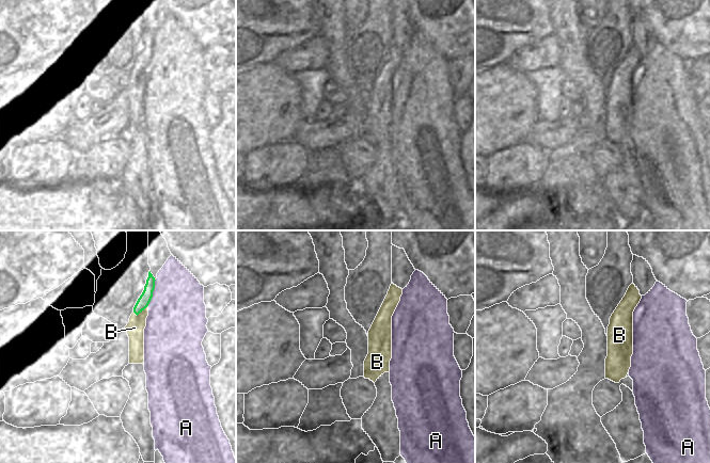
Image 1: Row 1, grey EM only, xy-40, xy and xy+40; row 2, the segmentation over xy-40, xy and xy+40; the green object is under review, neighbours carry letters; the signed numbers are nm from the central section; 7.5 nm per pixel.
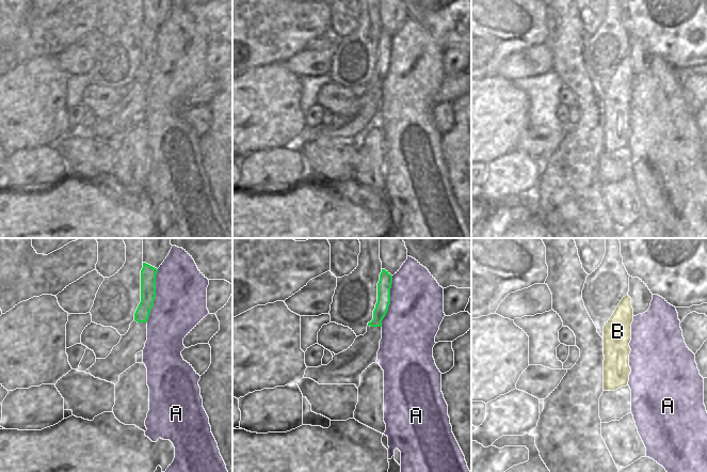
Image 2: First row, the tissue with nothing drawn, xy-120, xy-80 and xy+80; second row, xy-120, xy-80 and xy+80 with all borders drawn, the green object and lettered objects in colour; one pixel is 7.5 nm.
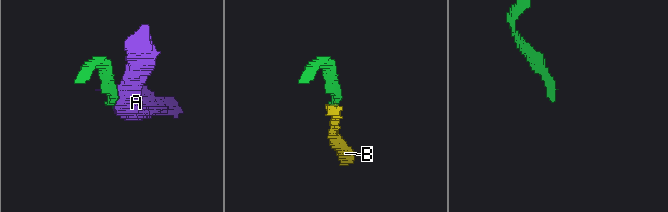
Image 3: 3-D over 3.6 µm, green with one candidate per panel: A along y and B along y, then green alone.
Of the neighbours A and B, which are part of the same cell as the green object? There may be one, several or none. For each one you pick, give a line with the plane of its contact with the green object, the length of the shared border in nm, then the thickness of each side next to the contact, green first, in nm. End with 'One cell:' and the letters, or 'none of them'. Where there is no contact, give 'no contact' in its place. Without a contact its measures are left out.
B: meets green in xy-40; contact 120 nm long; 90 nm thick on the green side, 140 nm on the other
One cell: B

